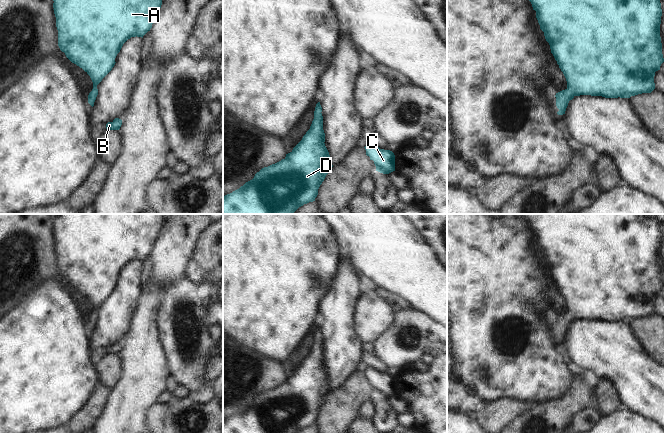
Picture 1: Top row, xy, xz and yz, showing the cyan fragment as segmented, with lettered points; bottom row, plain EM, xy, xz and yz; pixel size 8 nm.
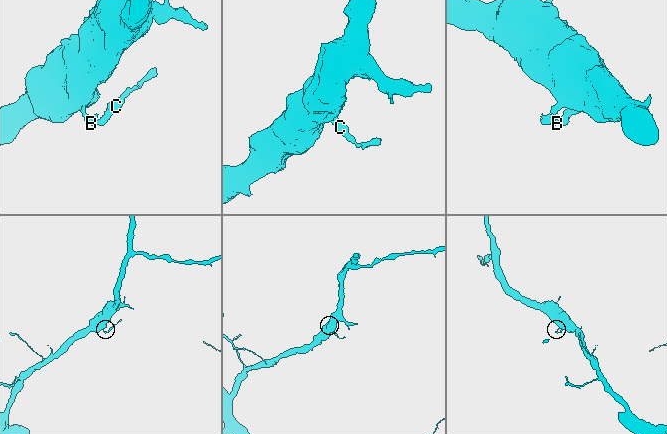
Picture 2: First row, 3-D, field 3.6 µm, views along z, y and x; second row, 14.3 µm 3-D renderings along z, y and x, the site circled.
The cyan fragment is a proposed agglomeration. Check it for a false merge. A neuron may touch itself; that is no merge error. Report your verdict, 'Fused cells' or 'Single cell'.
Single cell.

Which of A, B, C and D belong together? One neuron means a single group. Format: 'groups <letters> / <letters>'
groups A B C D

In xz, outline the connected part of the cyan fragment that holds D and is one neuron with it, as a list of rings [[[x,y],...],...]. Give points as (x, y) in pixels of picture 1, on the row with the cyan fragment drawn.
[[[320,102],[316,104],[314,119],[310,129],[303,136],[302,140],[286,154],[281,161],[262,168],[254,178],[246,182],[239,189],[223,196],[223,214],[294,214],[304,204],[315,201],[318,189],[333,165],[330,162],[330,155],[325,146],[325,133],[323,130],[323,116]]]

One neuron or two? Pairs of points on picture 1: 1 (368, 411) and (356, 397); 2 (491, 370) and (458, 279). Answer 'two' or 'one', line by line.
1: two
2: one

